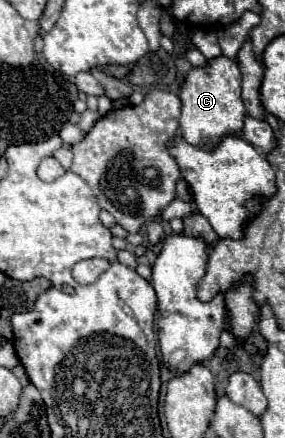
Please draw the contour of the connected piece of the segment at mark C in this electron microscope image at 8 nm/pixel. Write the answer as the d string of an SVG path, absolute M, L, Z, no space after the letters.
M218 57L208 61L206 67L192 69L182 87L182 115L180 115L180 135L186 143L200 147L204 151L212 151L226 135L240 135L246 119L246 107L240 97L240 69L228 57Z

